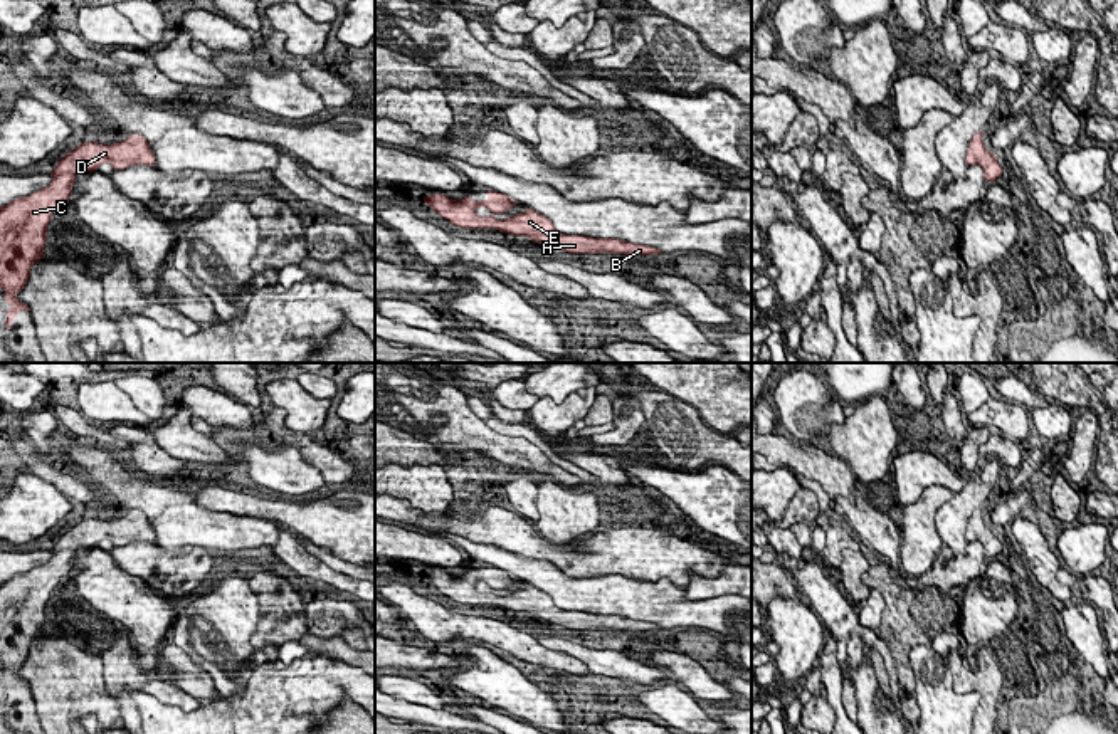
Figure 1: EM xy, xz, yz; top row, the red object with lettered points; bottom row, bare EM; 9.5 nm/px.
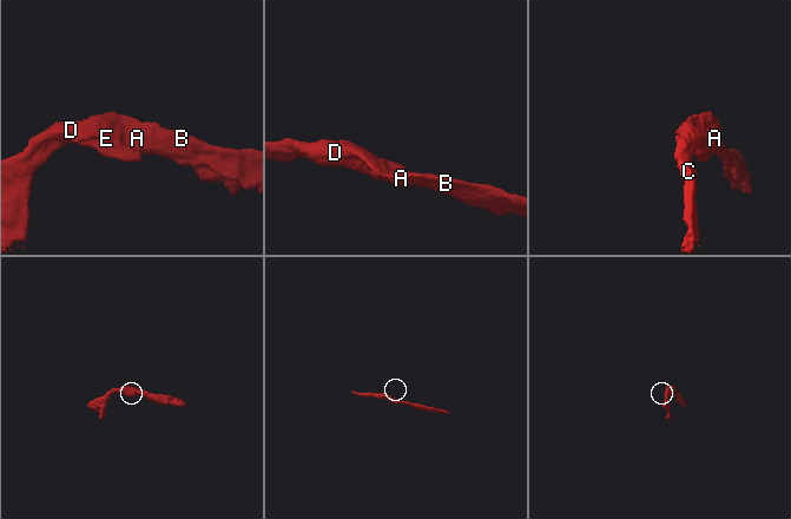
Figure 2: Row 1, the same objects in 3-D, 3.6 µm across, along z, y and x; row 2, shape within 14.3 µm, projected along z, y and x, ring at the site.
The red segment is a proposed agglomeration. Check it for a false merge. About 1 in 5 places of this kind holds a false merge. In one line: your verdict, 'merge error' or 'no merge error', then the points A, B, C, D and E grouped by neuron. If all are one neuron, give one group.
no merge error | A B C D E

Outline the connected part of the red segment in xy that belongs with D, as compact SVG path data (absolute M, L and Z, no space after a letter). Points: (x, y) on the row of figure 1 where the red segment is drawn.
M129 134L128 139L109 146L82 143L55 163L49 186L0 207L0 289L10 306L5 311L5 328L12 328L20 311L30 311L15 296L25 287L32 265L44 257L52 213L71 198L76 175L96 171L103 163L116 170L133 165L155 166L155 155L141 134Z

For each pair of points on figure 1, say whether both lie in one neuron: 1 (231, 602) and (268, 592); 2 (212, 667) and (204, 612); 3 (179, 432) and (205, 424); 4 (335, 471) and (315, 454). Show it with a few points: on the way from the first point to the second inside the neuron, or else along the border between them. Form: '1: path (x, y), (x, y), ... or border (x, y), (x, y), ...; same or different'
1: border (249, 587), (259, 607), (259, 622), (254, 634); different
2: path (202, 654), (199, 625); same
3: border (185, 407), (192, 417), (192, 425), (202, 434); different
4: path (330, 466), (320, 456); same

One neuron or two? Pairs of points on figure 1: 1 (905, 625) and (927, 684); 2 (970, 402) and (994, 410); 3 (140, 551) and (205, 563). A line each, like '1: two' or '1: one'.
1: two
2: two
3: one

